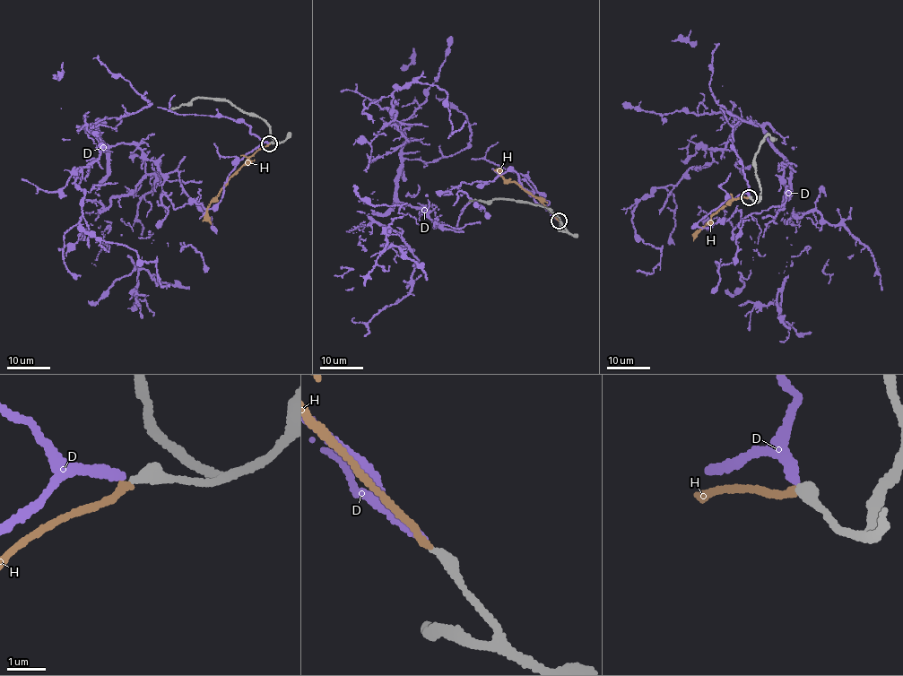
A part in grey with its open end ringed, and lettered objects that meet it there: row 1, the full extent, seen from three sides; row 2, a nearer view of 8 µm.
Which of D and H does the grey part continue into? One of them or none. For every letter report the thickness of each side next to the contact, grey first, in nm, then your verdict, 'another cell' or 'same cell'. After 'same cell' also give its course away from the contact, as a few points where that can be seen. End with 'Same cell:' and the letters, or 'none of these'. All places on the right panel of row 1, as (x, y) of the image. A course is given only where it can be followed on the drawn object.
D: 320/240 nm | same cell | via (750, 196), (731, 114), (755, 120), (790, 165), (788, 221), (815, 211), (869, 249), (874, 275), (875, 265)
H: 320/170 nm | another cell
Same cell: D

